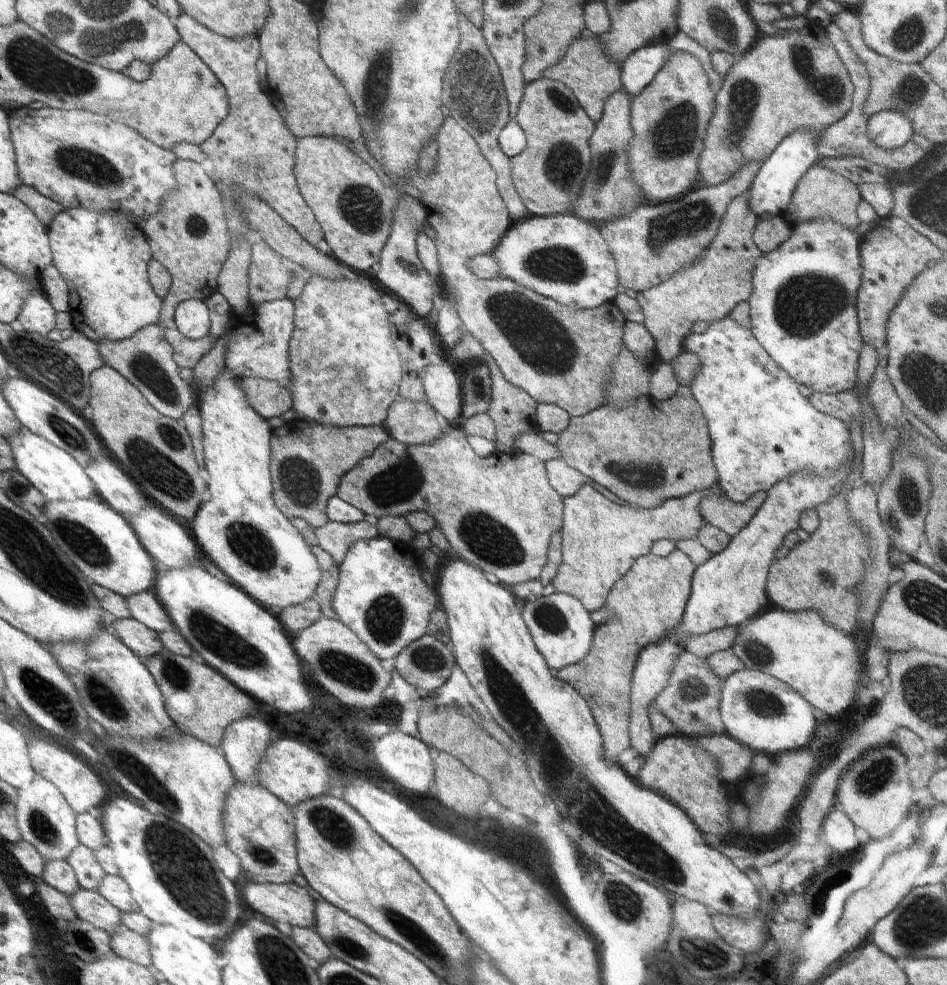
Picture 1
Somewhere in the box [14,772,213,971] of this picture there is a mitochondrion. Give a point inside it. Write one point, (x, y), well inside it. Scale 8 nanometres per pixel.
(41, 827)

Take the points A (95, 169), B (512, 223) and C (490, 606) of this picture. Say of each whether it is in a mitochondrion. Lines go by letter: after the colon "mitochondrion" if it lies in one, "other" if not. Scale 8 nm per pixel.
A: mitochondrion
B: other
C: other

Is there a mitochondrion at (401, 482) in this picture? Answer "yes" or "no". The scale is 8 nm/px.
yes

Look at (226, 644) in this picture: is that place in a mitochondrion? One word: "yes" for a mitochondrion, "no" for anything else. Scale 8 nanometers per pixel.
yes

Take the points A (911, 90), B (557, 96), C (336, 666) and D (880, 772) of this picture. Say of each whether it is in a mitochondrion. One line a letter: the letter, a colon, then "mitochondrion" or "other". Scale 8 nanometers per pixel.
A: mitochondrion
B: mitochondrion
C: mitochondrion
D: mitochondrion

